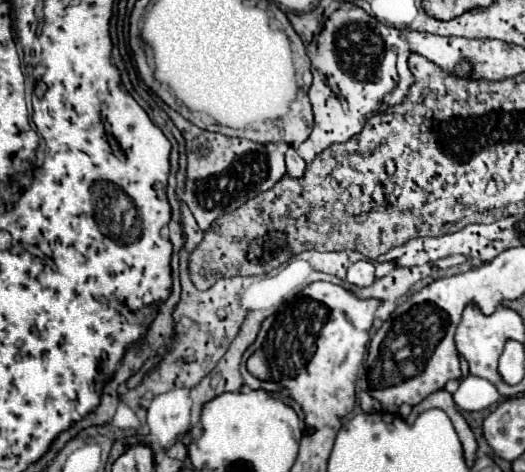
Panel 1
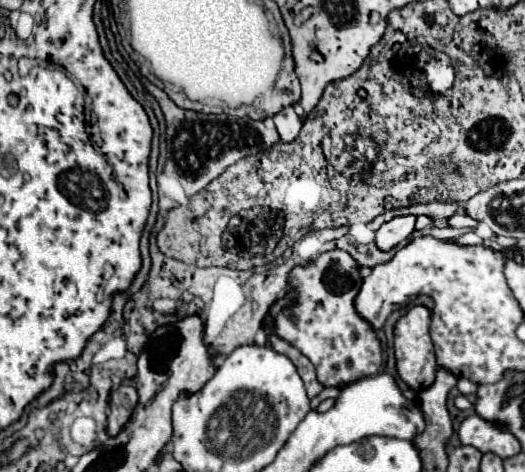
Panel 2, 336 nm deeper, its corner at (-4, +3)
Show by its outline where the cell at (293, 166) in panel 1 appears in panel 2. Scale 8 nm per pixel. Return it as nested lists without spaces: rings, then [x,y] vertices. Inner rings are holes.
[[[291,105],[283,107],[277,115],[273,115],[273,121],[275,121],[275,127],[277,127],[283,143],[291,143],[299,135],[301,125],[303,125],[301,117],[295,113],[295,109]]]

